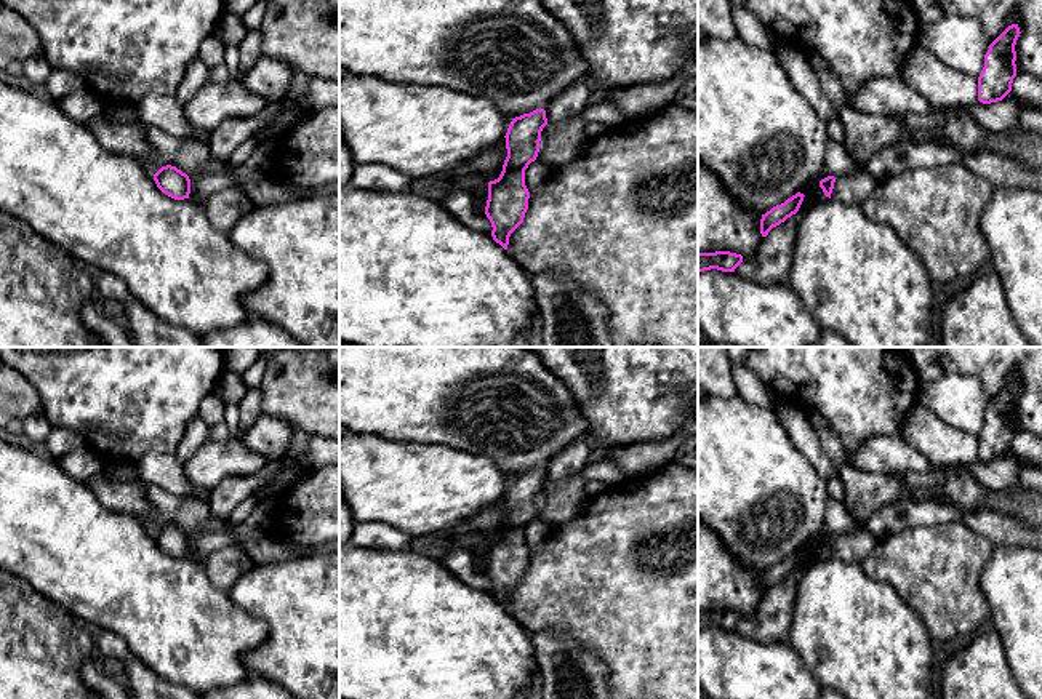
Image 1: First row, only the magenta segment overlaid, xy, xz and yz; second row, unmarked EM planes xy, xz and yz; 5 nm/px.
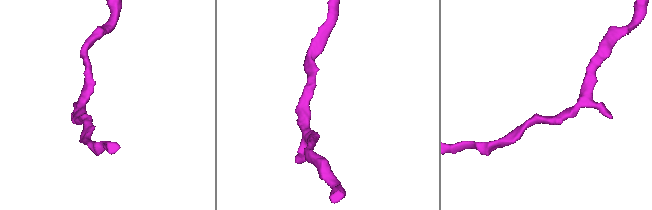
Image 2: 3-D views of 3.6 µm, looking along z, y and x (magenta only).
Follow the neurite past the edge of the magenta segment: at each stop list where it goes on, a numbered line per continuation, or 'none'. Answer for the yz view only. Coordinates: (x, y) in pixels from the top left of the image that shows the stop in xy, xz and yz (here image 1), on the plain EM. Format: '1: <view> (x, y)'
none

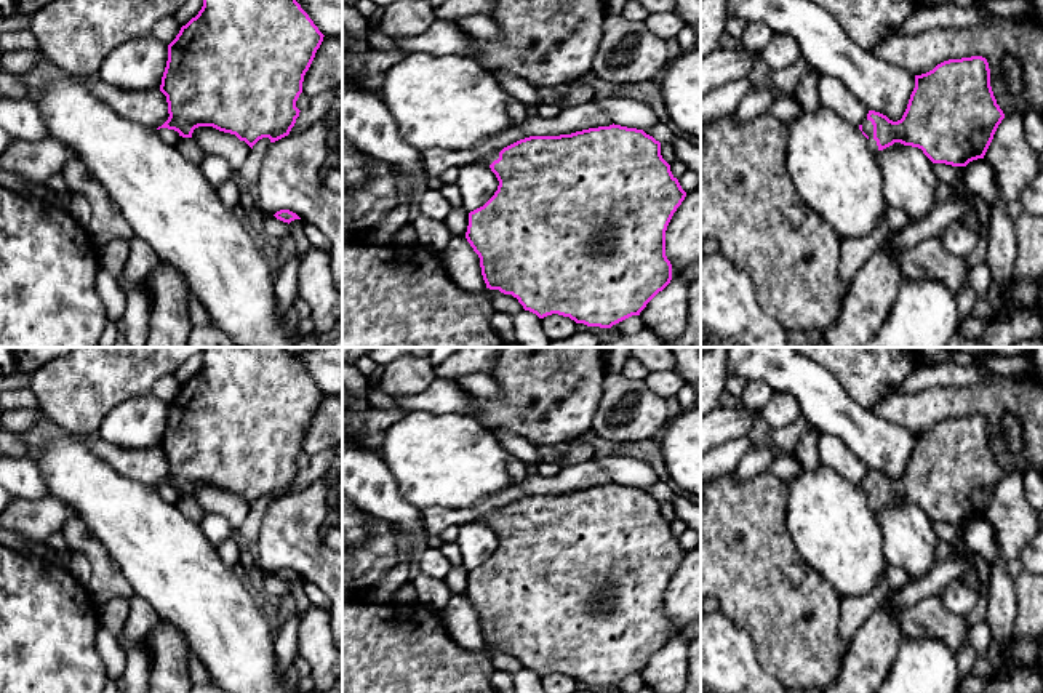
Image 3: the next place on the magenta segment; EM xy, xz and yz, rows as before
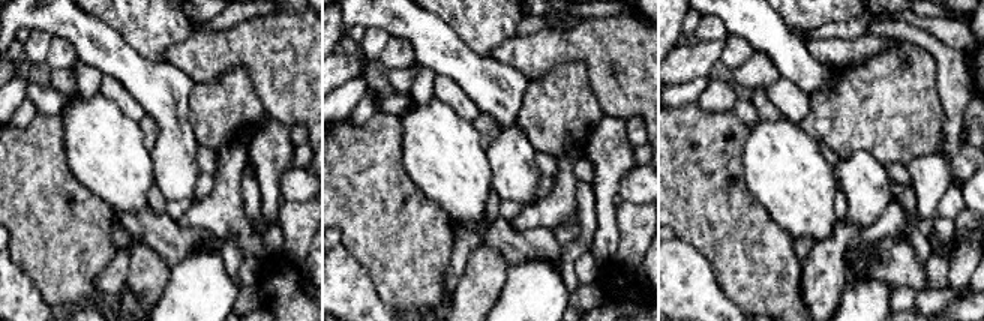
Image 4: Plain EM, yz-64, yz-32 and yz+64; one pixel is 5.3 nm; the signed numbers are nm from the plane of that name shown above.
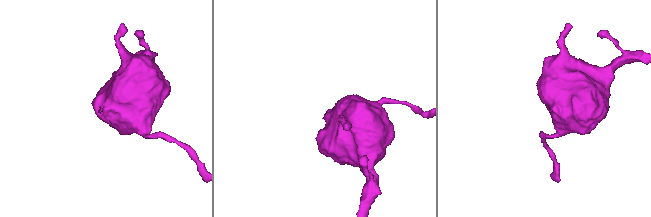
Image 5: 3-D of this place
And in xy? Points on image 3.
none

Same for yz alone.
1: yz (867, 485)

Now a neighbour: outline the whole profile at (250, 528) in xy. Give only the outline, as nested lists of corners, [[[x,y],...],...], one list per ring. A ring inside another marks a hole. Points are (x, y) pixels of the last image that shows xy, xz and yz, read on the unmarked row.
[[[262,496],[259,498],[253,507],[251,512],[248,514],[248,517],[235,525],[237,531],[240,533],[240,539],[245,543],[253,543],[258,541],[259,538],[259,531],[261,531],[261,523],[262,523],[262,517],[266,512],[266,507],[270,504],[270,498],[269,496]]]

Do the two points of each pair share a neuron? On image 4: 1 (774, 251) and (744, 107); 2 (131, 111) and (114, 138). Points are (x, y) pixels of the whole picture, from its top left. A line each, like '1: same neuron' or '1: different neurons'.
1: different neurons
2: different neurons

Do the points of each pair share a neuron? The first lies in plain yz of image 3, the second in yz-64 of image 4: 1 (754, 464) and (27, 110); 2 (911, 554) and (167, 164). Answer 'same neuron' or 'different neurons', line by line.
1: same neuron
2: same neuron

